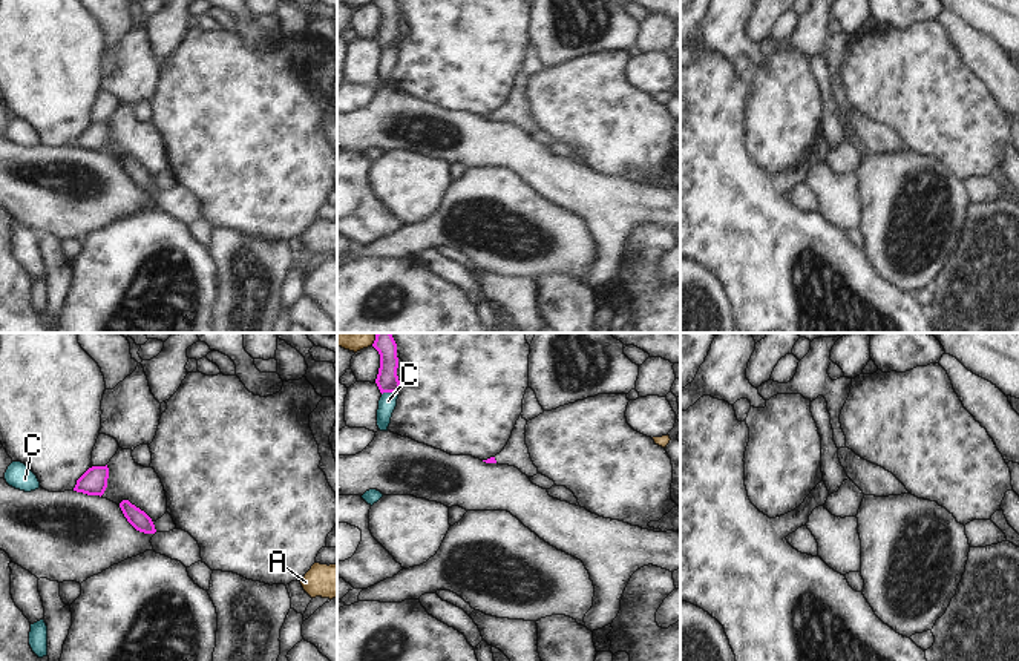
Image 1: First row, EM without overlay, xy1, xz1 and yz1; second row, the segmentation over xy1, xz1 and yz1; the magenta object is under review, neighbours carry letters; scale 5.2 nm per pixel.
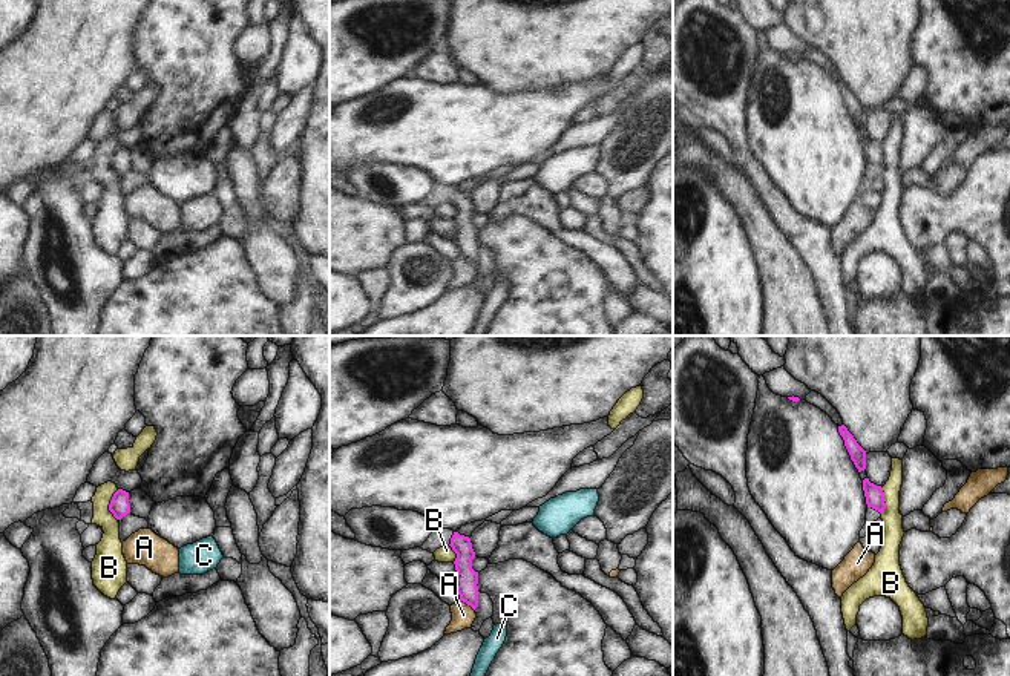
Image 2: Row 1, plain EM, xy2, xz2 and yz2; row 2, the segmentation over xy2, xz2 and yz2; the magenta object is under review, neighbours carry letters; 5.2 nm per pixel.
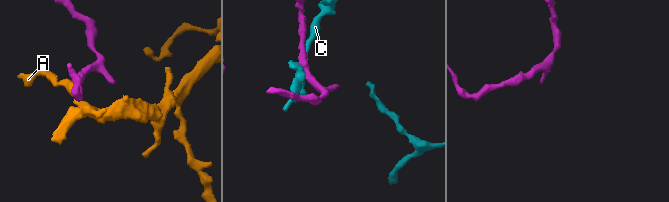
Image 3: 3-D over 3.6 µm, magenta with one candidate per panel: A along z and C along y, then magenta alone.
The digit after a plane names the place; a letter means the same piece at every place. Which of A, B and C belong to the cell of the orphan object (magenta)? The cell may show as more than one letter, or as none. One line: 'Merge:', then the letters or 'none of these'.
Merge: none of these

